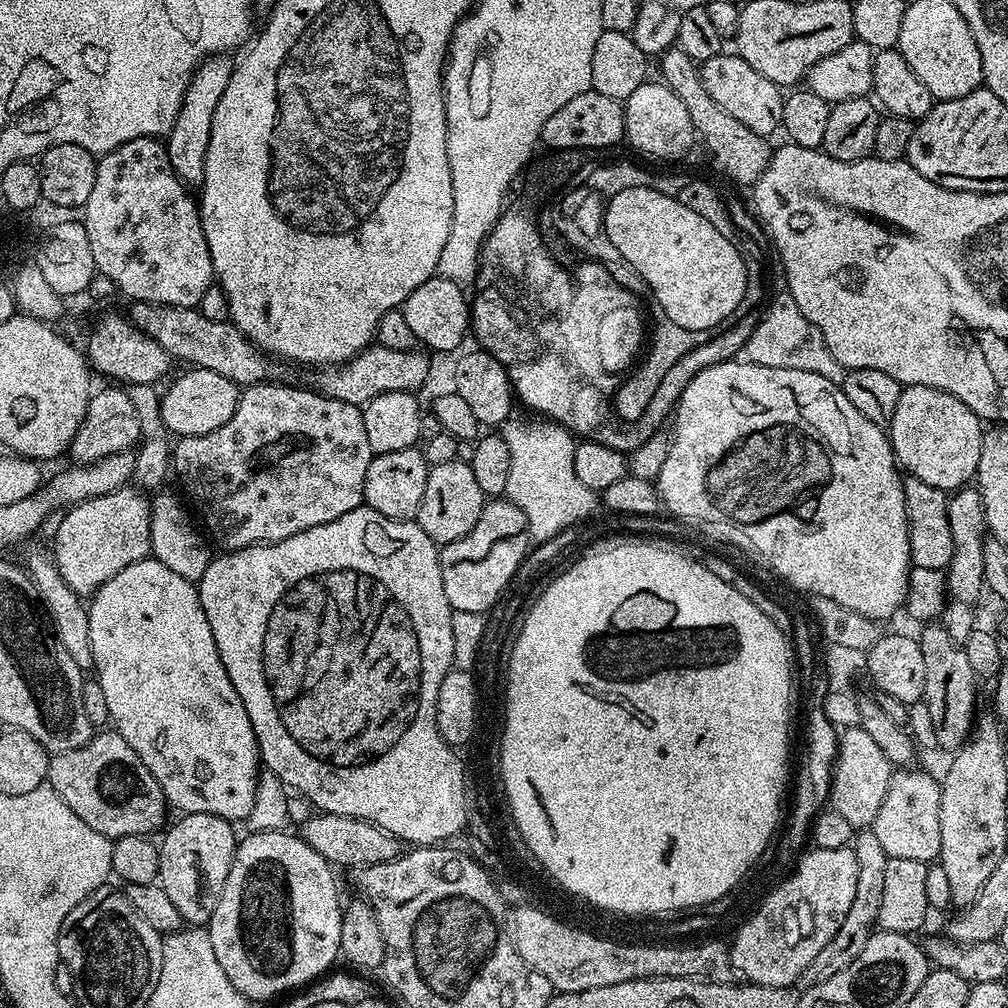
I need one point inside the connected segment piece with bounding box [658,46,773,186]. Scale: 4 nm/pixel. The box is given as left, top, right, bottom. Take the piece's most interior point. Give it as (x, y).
(743, 156)

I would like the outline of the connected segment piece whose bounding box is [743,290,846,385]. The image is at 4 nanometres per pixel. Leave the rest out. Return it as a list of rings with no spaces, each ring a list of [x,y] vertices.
[[[787,290],[780,293],[768,304],[764,313],[759,313],[754,334],[746,342],[743,350],[749,364],[758,366],[774,366],[782,370],[810,370],[810,374],[822,374],[822,378],[830,378],[830,382],[843,385],[845,368],[830,354],[830,346],[826,346],[826,338],[822,338],[822,330],[798,310],[798,302]]]

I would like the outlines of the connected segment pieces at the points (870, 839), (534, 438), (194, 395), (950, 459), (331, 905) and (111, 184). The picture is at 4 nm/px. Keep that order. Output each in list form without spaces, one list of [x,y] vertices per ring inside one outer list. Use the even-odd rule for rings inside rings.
[[[870,830],[859,831],[853,839],[852,849],[858,861],[858,883],[854,899],[850,904],[849,913],[843,919],[842,926],[830,942],[822,948],[819,961],[828,962],[826,974],[834,977],[862,954],[863,947],[876,930],[879,907],[882,906],[883,881],[886,879],[886,860],[888,859],[882,847],[879,846],[875,834]]]
[[[509,418],[499,425],[498,434],[506,442],[506,447],[510,450],[510,479],[506,482],[506,490],[504,496],[511,500],[512,503],[517,504],[522,510],[522,514],[526,514],[528,519],[528,535],[533,541],[541,542],[554,538],[560,531],[566,530],[568,527],[574,527],[581,522],[587,521],[586,518],[595,510],[596,504],[598,508],[598,496],[595,491],[586,486],[582,486],[582,482],[578,482],[578,474],[574,474],[574,454],[576,453],[576,445],[578,443],[577,437],[569,432],[562,424],[556,423],[555,420],[547,418],[532,418],[536,420],[516,420],[517,418]]]
[[[189,367],[168,389],[163,389],[160,397],[161,418],[167,431],[173,437],[201,436],[210,434],[230,418],[234,418],[236,407],[240,401],[241,385],[230,378],[222,378],[222,374],[214,374],[214,370]]]
[[[934,386],[901,387],[894,418],[886,431],[899,467],[907,475],[926,482],[926,486],[951,493],[965,487],[975,477],[985,429],[974,410],[970,410],[966,402],[958,402],[954,394],[946,394],[946,390]]]
[[[288,830],[253,832],[245,837],[236,845],[222,898],[218,898],[218,906],[206,927],[218,966],[226,970],[226,978],[230,978],[249,1001],[256,1002],[268,1000],[279,992],[291,993],[296,990],[291,988],[299,984],[311,985],[335,965],[332,963],[340,956],[344,913],[333,865],[303,838],[291,836]]]
[[[143,136],[99,157],[94,186],[82,209],[82,223],[86,238],[90,238],[96,270],[106,274],[114,282],[117,293],[125,292],[129,301],[196,308],[207,288],[214,284],[197,197],[177,178],[170,166],[168,149],[159,139]]]

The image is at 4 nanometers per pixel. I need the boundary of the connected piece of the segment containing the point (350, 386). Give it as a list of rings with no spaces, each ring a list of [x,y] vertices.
[[[373,343],[357,354],[355,359],[335,368],[320,370],[316,376],[315,391],[330,399],[363,406],[378,398],[380,392],[410,392],[419,393],[420,389],[429,383],[428,360],[420,350],[409,350],[400,347],[390,350],[386,346]]]

